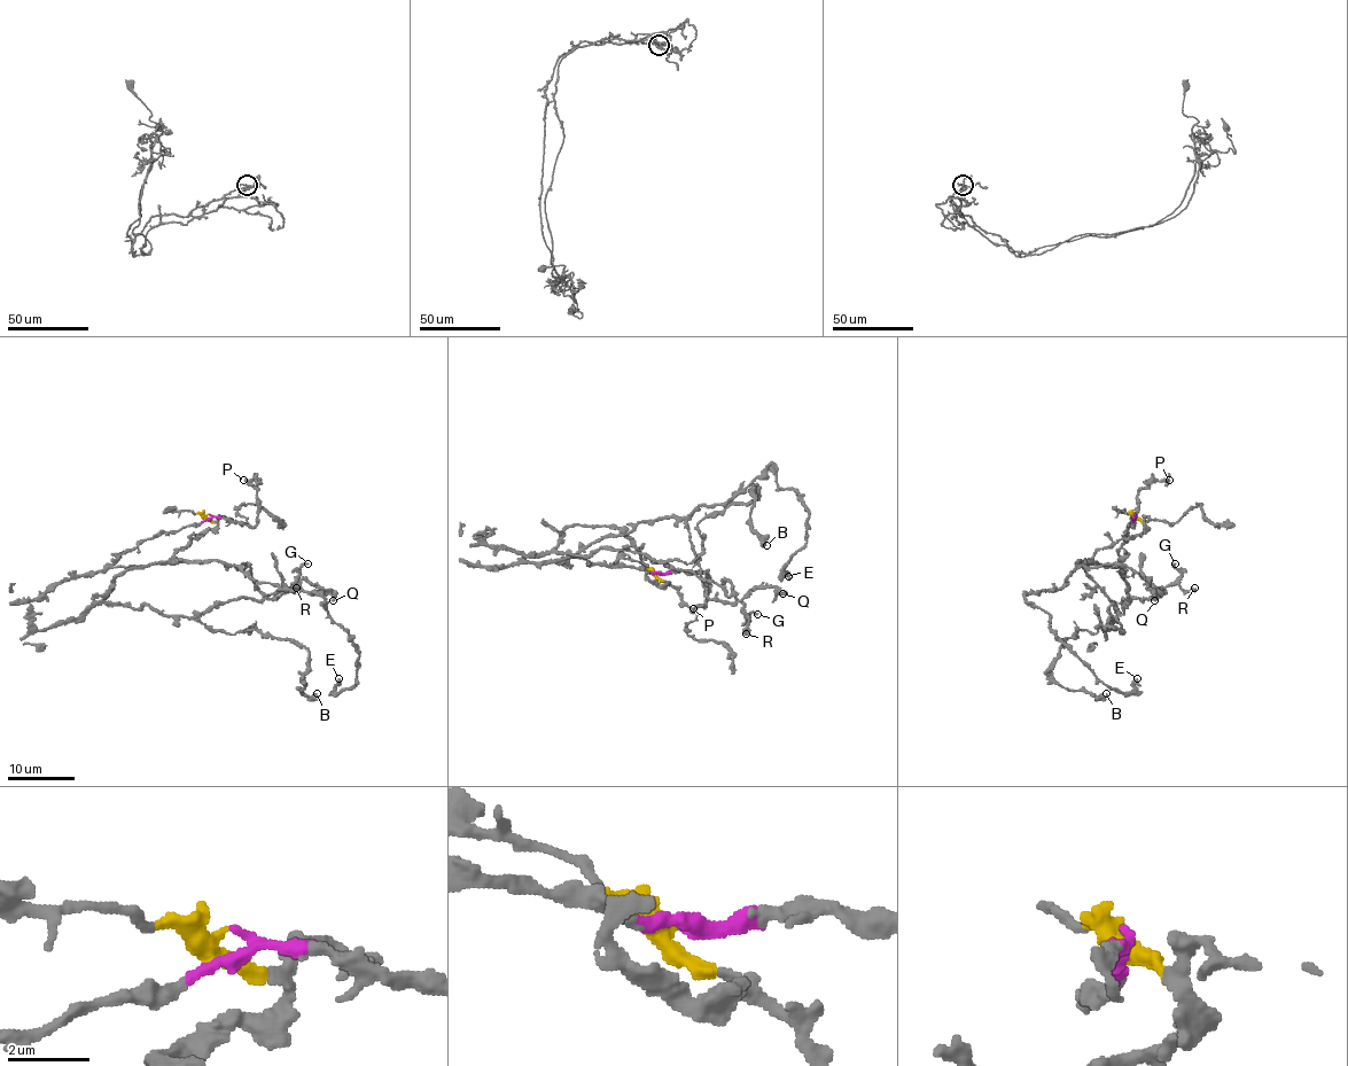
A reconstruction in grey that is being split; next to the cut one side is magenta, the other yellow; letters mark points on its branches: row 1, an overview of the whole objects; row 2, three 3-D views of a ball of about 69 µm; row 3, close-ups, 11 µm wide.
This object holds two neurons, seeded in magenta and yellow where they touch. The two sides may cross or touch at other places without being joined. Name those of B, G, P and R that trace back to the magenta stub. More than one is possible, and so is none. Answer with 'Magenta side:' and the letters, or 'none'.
Magenta side: P

